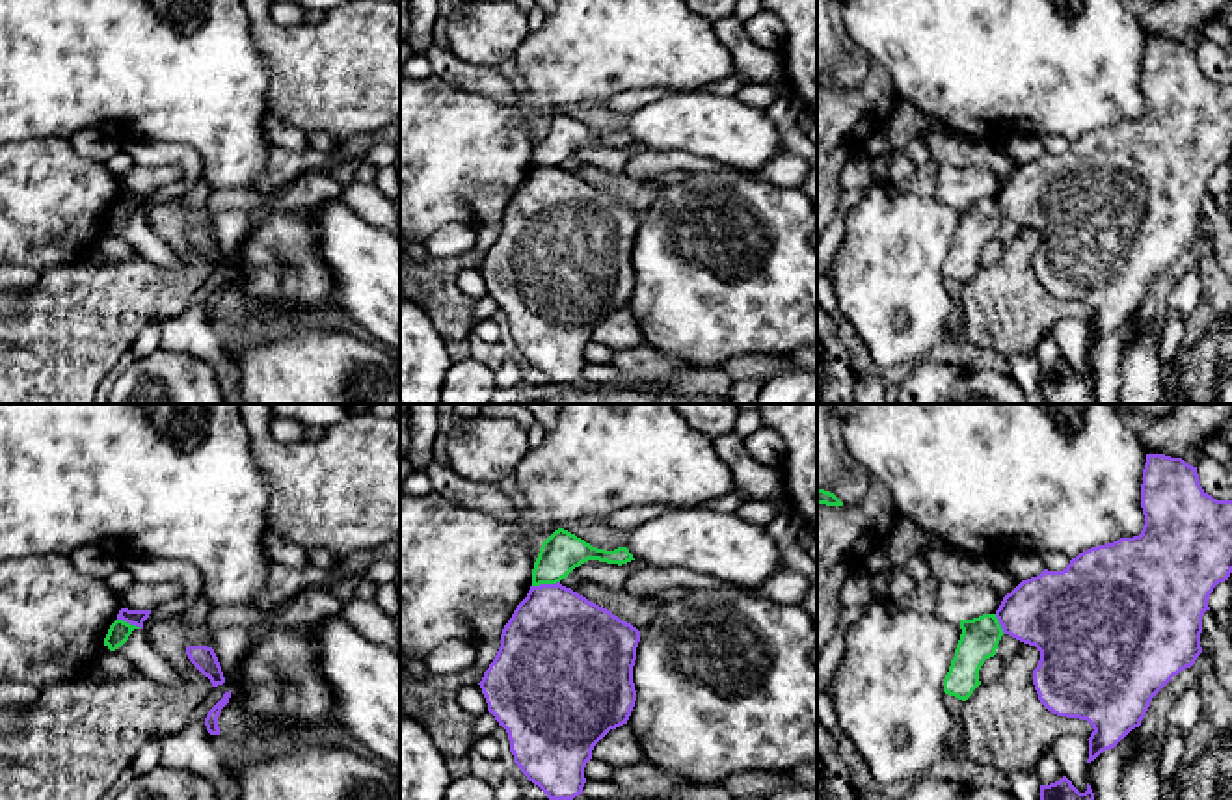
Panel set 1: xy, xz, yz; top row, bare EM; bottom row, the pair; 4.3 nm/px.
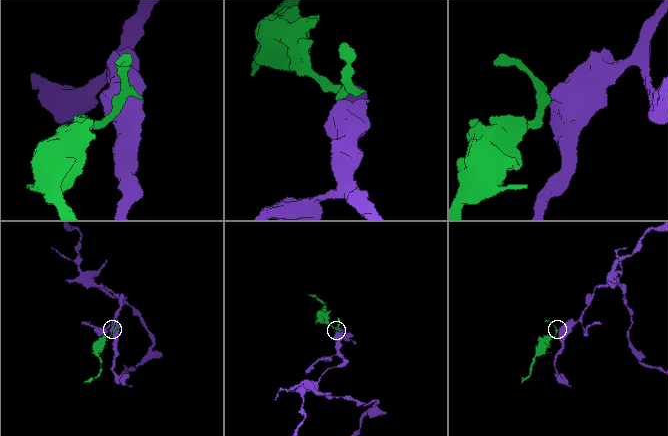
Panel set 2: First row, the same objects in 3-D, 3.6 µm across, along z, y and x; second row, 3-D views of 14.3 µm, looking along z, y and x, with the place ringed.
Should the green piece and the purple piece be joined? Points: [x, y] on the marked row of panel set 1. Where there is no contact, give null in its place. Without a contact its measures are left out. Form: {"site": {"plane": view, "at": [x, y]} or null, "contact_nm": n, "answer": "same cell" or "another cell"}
{"site": {"plane": "xz", "at": [546, 583]}, "contact_nm": 120, "answer": "another cell"}

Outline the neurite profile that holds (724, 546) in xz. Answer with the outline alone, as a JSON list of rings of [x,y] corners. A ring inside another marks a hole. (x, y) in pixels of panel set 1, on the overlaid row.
[[[716,508],[664,510],[627,532],[627,549],[651,567],[683,567],[750,592],[782,567],[767,527]]]

